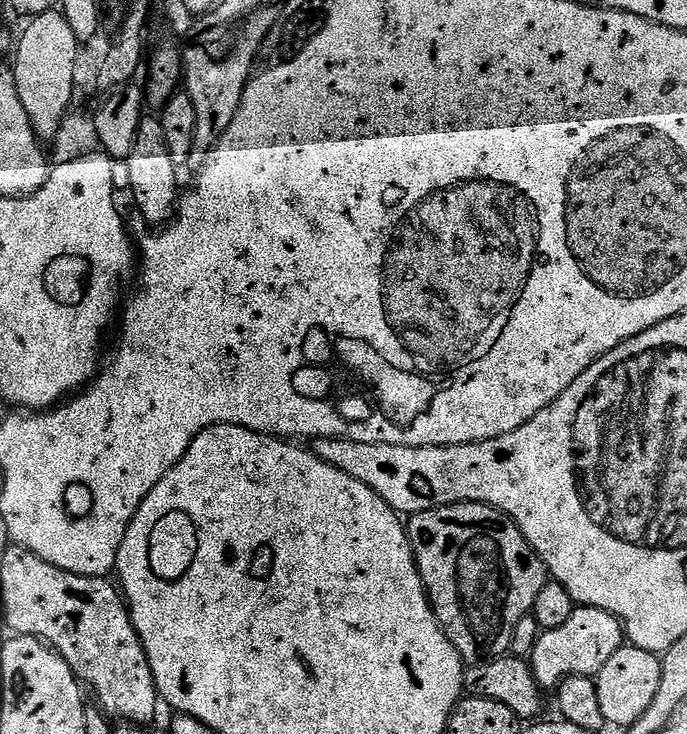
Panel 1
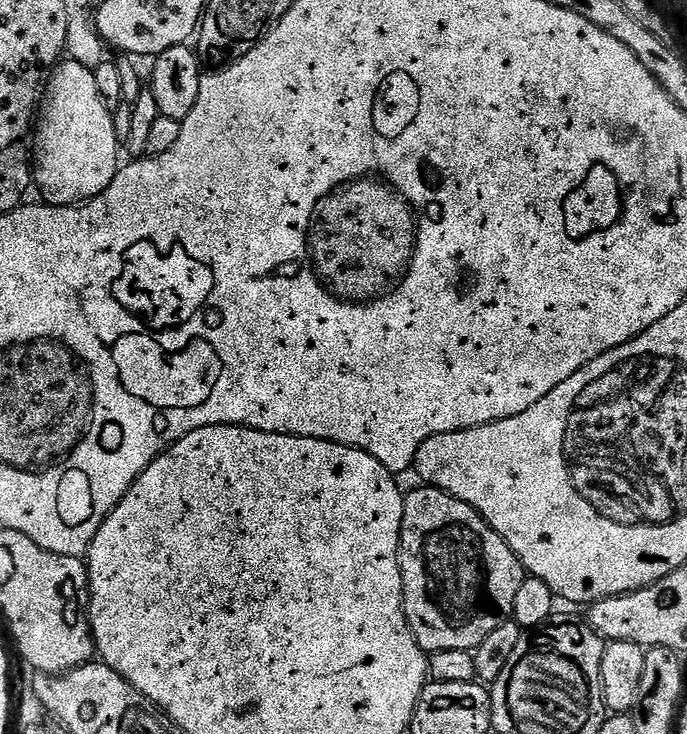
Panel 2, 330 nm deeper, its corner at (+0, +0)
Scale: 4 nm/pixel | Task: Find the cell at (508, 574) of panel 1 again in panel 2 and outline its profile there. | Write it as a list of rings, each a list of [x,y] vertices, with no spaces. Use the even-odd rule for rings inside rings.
[[[419,486],[404,497],[398,562],[404,587],[404,613],[410,630],[425,653],[438,650],[472,652],[498,626],[510,620],[514,598],[526,575],[522,562],[510,546],[466,502],[437,488]]]

